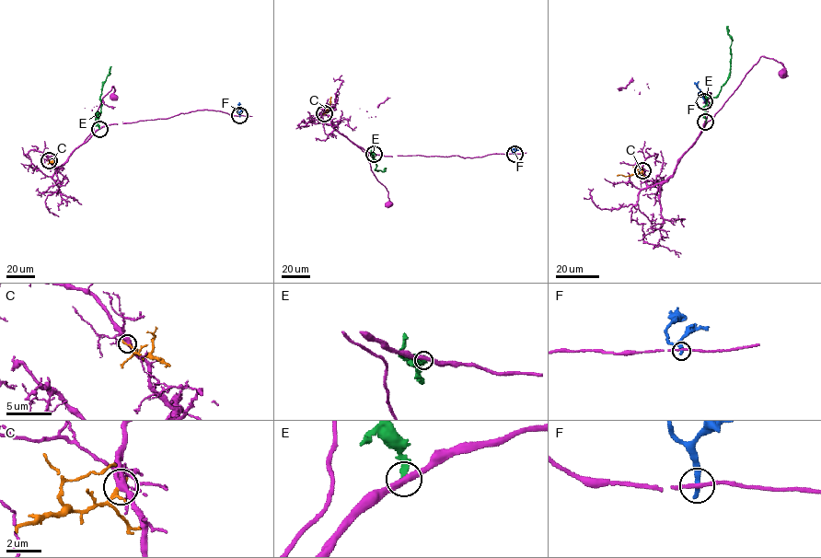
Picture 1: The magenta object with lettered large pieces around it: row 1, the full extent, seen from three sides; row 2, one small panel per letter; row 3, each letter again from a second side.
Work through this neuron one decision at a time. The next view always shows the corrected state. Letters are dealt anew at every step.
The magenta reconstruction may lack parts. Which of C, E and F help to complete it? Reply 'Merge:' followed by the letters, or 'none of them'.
Merge: none of them

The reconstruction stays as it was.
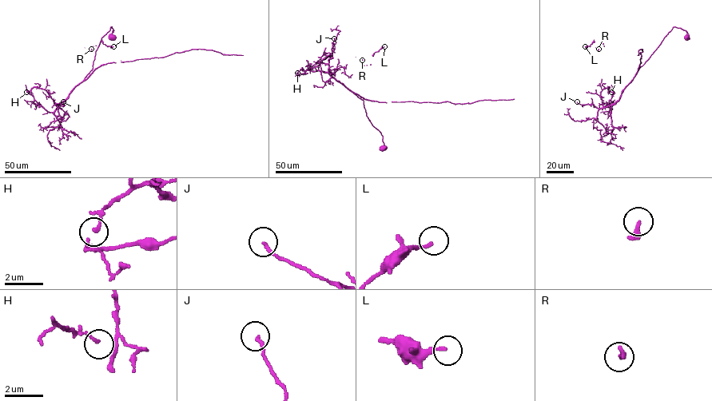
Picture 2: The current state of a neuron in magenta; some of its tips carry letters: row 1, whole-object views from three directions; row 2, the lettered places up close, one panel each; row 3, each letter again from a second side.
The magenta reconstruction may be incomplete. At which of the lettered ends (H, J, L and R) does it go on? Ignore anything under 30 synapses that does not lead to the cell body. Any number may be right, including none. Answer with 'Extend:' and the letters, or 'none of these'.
Extend: R

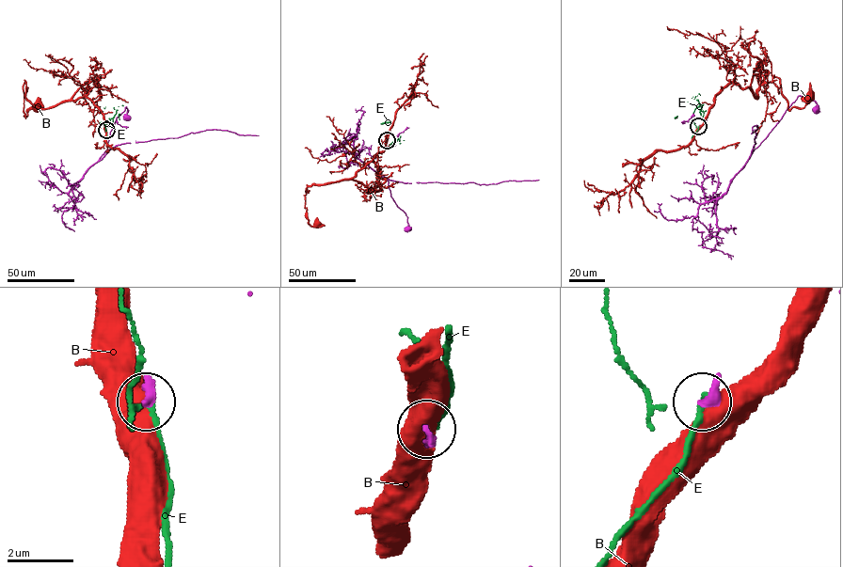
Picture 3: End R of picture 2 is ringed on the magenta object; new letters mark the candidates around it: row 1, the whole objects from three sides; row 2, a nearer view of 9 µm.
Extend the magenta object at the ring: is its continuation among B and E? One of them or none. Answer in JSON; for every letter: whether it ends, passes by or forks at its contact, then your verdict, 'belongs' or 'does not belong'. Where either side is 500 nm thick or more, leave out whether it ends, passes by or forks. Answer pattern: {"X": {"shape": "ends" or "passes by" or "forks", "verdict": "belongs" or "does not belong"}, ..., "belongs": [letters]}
{"B": {"verdict": "does not belong"}, "E": {"shape": "passes by", "verdict": "does not belong"}, "belongs": []}

